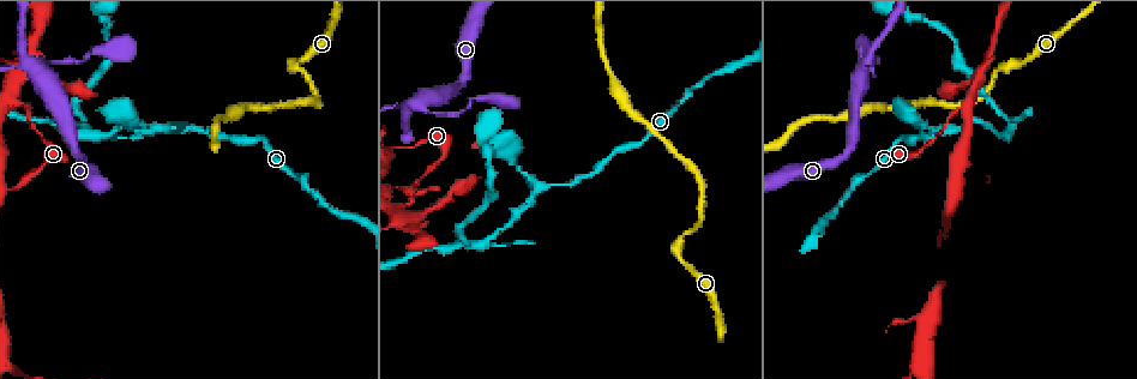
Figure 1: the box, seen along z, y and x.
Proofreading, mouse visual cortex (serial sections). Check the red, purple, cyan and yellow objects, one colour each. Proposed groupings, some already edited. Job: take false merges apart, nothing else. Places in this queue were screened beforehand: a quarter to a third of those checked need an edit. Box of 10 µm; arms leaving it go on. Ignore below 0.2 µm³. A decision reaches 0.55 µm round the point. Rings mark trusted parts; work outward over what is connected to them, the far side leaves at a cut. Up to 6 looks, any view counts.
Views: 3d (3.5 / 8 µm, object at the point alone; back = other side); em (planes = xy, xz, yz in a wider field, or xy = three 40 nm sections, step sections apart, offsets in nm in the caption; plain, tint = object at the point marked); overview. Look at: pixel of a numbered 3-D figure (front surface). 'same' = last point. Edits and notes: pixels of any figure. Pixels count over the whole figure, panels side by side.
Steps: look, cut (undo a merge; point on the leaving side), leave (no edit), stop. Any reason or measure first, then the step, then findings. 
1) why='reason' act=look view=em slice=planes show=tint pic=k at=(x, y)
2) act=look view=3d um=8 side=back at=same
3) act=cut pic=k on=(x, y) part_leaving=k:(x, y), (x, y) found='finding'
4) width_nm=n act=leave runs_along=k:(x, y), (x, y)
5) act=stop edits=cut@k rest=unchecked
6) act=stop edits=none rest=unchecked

why='branch point' act=look view=3d um=3.5 pic=1 at=(541, 187)

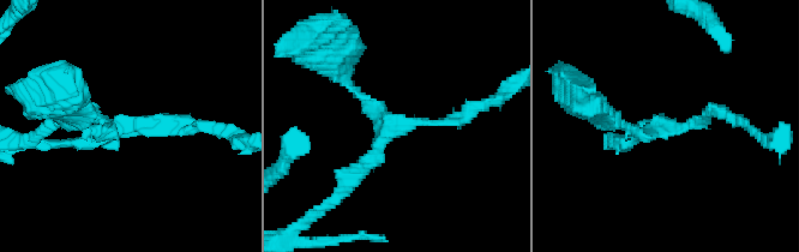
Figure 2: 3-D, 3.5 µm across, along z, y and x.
act=look view=em slice=xy step=2 show=tint pic=2 at=(123, 123)

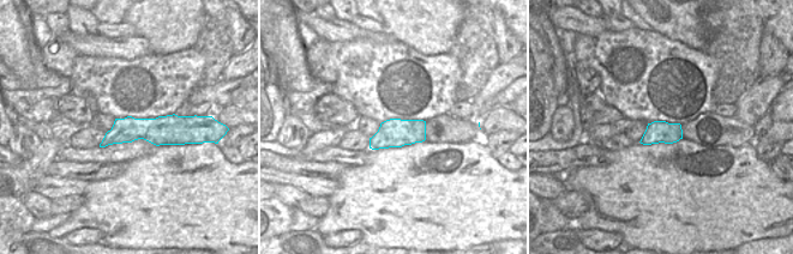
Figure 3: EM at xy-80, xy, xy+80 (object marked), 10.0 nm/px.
arms=3 arm_widths_nm=150,150,200 act=leave runs_along=3:(176, 124), (125, 129), (104, 143) found='one cell here'

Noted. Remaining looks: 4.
why='two arms in line, one across' act=look view=3d um=3.5 side=back pic=1 at=(979, 76)

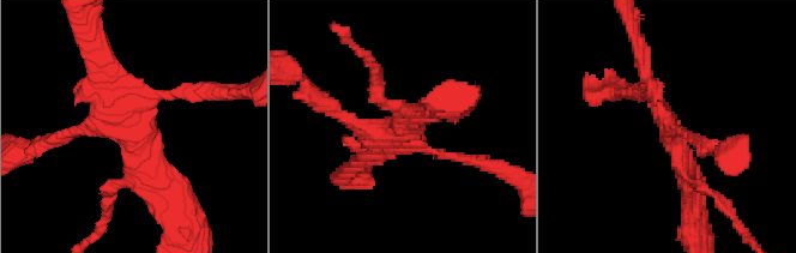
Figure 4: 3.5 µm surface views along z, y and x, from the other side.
act=look view=em slice=planes show=tint pic=4 at=(125, 125)

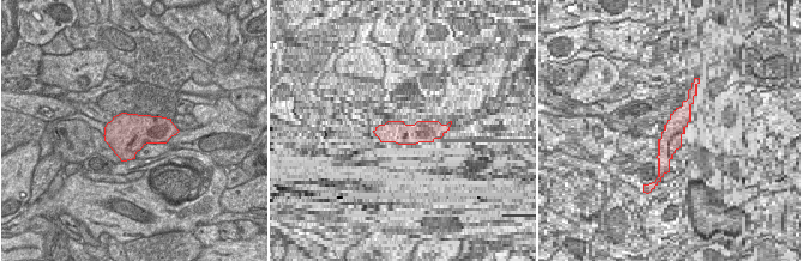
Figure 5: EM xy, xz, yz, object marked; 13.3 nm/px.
act=leave runs_along=4:(694, 184), (681, 169), (641, 59) found='continuous, no second cell'

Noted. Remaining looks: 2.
why='sharp bend' act=look view=3d um=3.5 pic=1 at=(475, 248)

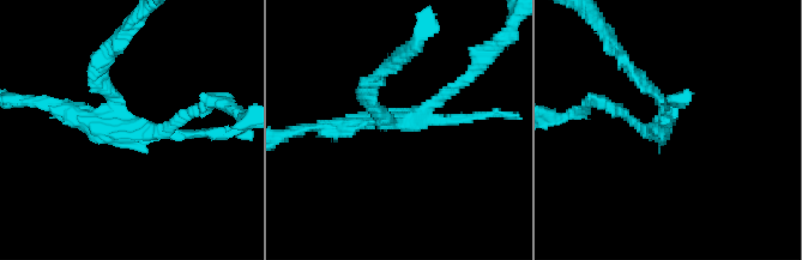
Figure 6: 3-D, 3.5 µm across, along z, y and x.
act=cut pic=6 on=(634, 74) part_leaving=6:(131, 122), (97, 82), (115, 44) found='a second cell is stuck on'

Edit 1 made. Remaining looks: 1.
act=stop edits=cut@6 rest=unchecked

